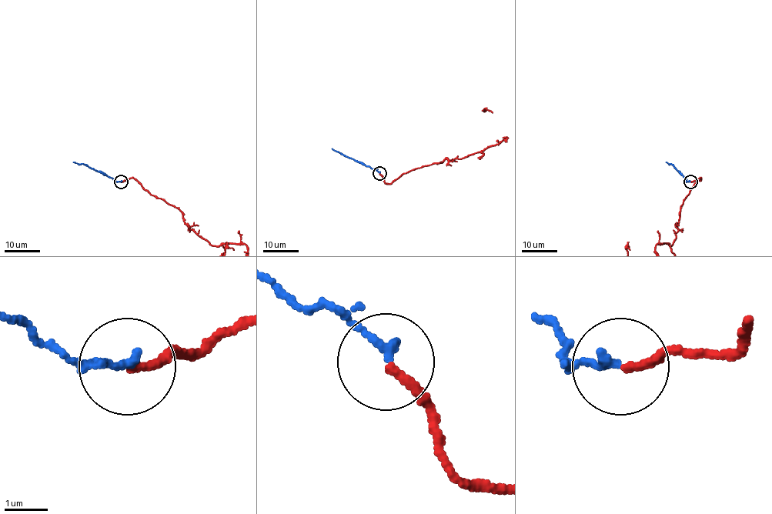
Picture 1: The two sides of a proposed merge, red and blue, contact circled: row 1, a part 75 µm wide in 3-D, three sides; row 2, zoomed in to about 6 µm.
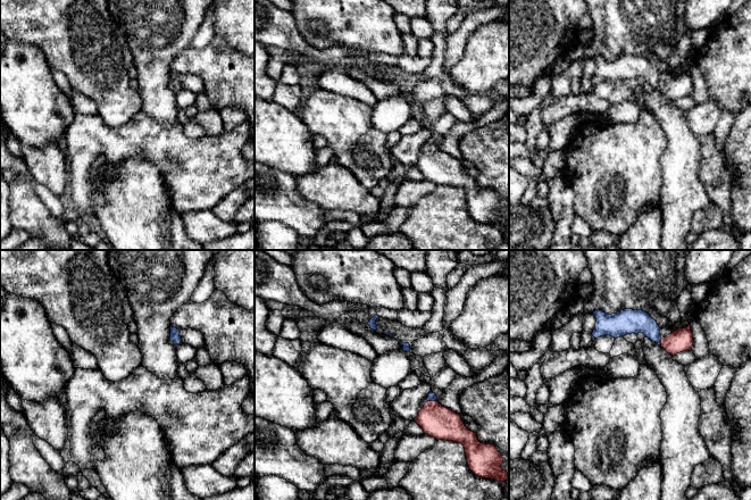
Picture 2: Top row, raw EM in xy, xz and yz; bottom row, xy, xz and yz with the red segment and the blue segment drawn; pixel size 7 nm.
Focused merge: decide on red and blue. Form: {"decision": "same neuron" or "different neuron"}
{"decision": "same neuron"}

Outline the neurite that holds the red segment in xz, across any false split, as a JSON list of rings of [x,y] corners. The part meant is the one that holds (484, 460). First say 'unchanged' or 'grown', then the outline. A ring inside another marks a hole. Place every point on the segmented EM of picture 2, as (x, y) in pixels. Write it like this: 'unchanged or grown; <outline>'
grown; [[[431,391],[427,402],[415,418],[424,433],[436,440],[461,443],[465,448],[468,467],[478,477],[498,482],[507,481],[508,473],[501,468],[503,458],[497,447],[481,443],[476,433],[465,426],[459,414],[443,407],[436,399],[435,393]]]

